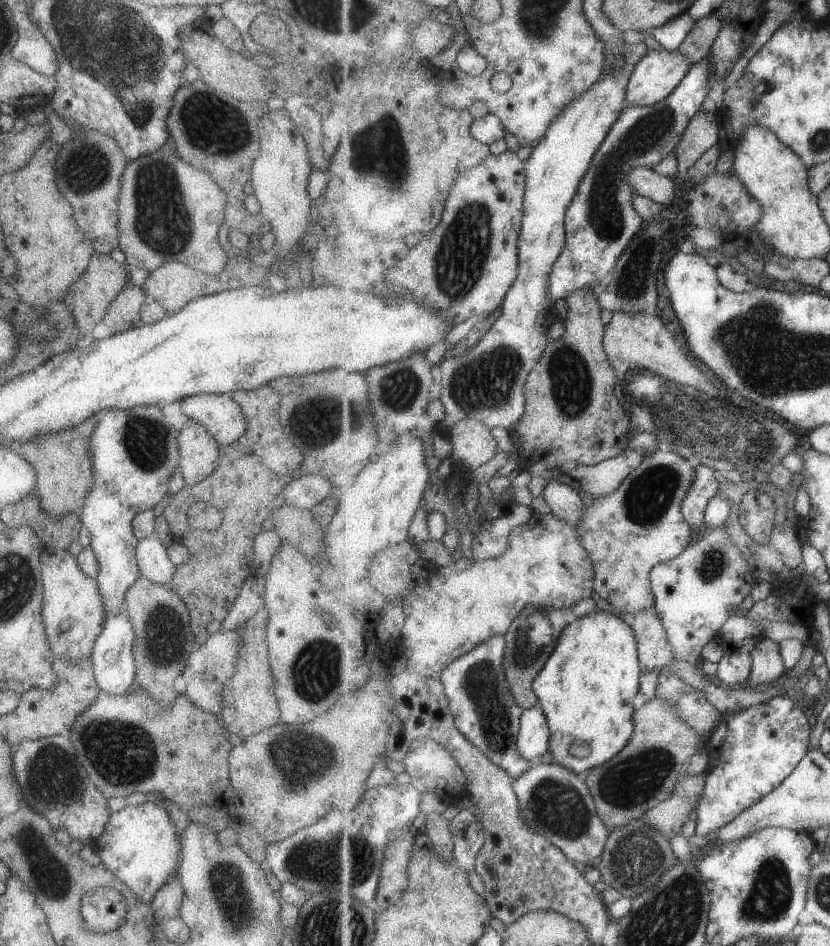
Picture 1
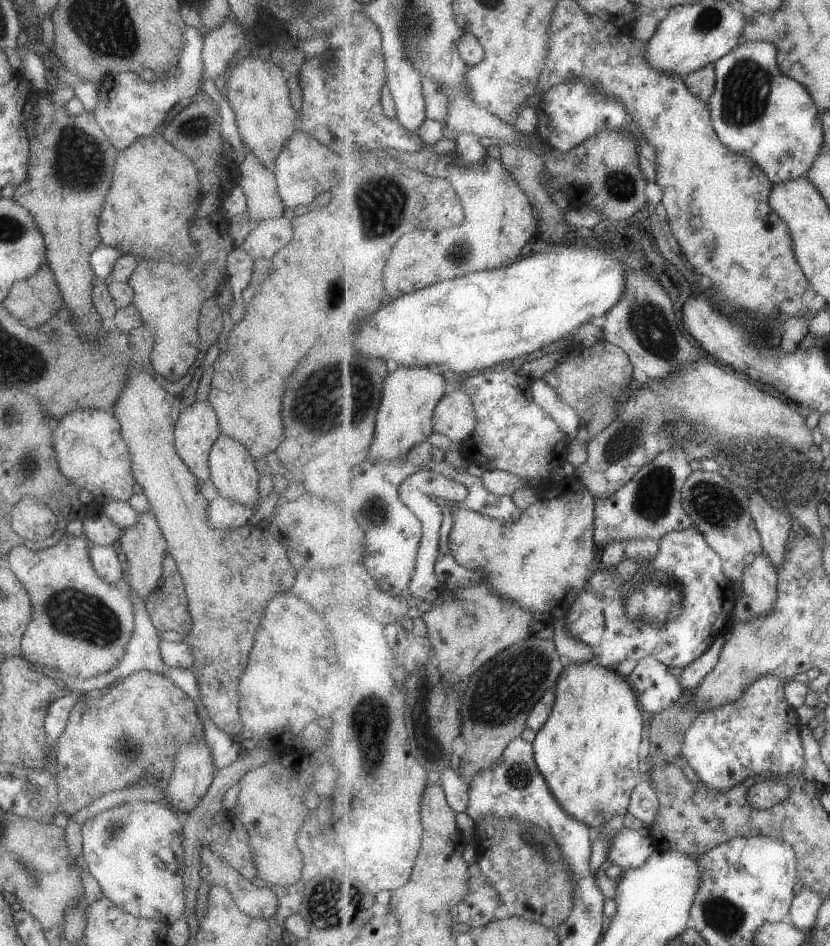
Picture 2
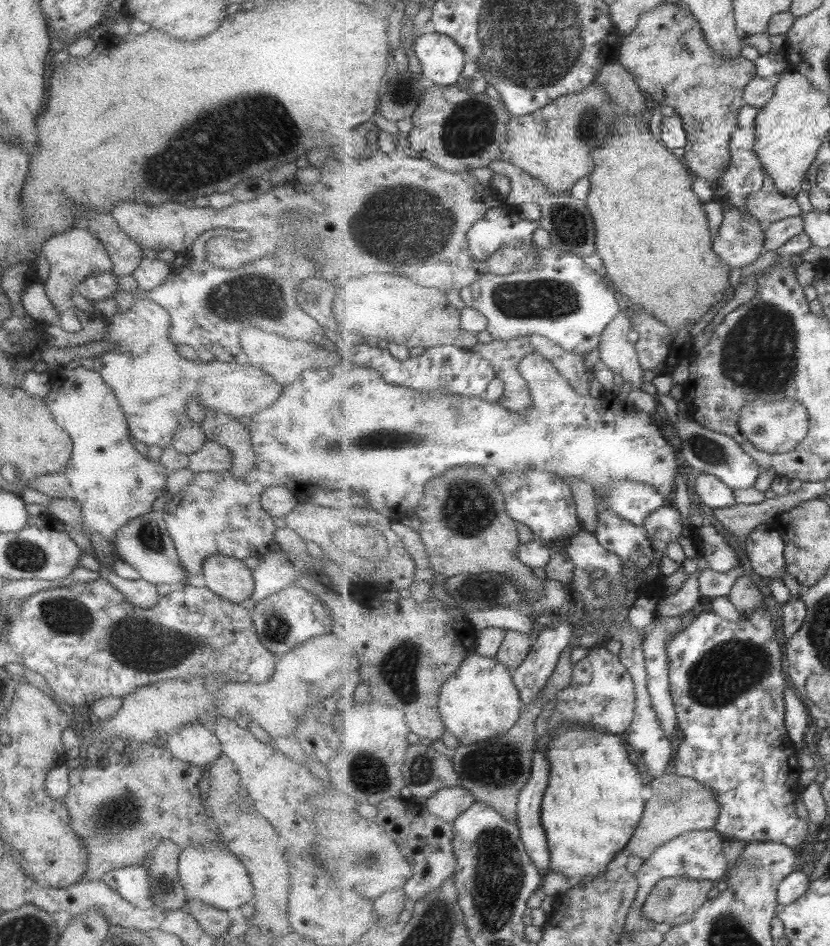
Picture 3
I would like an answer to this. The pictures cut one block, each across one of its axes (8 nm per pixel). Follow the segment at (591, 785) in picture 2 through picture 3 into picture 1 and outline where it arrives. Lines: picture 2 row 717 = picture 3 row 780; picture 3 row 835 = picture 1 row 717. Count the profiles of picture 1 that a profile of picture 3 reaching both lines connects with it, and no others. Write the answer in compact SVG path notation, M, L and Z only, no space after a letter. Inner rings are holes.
M597 610L593 614L576 618L573 622L563 627L555 652L553 652L552 657L545 663L544 669L537 674L534 680L534 690L539 698L539 705L548 718L552 734L549 752L553 756L554 762L573 770L575 774L585 774L589 770L593 770L595 766L606 764L607 761L617 756L629 744L633 734L636 732L635 720L633 720L633 714L636 713L636 710L633 700L635 700L635 696L639 692L639 684L641 684L641 675L643 673L642 666L639 666L637 653L638 642L635 640L635 630L633 630L632 625L626 624L619 615L612 612Z

